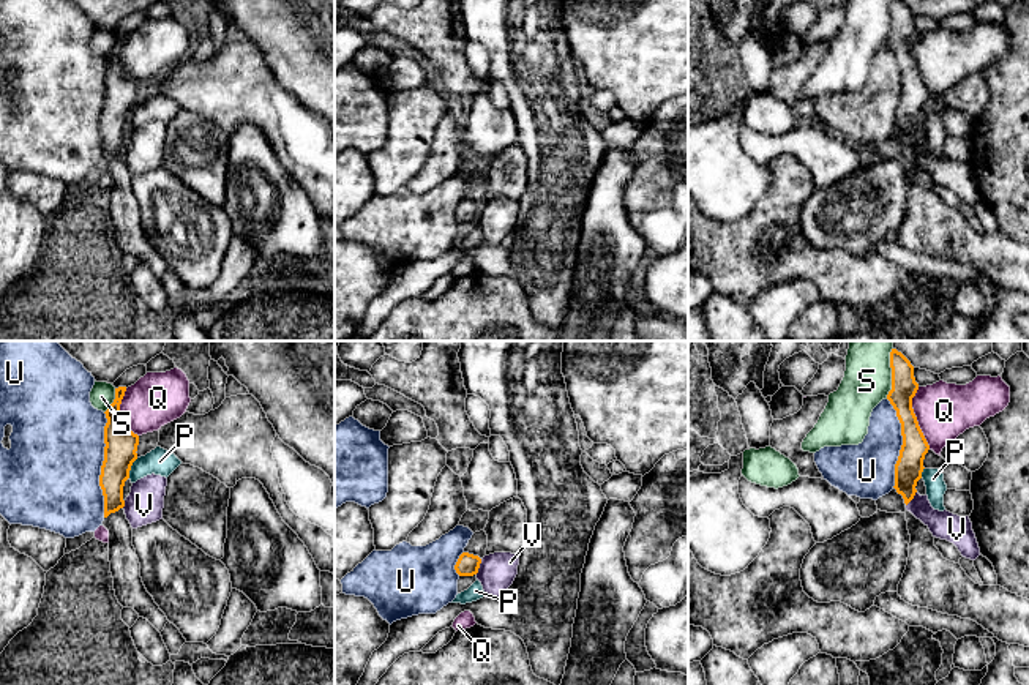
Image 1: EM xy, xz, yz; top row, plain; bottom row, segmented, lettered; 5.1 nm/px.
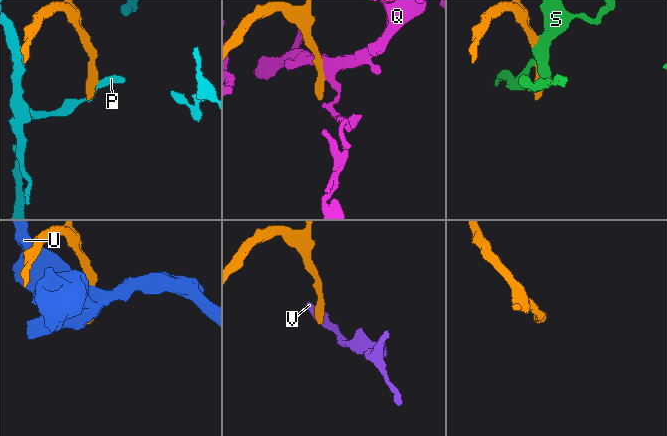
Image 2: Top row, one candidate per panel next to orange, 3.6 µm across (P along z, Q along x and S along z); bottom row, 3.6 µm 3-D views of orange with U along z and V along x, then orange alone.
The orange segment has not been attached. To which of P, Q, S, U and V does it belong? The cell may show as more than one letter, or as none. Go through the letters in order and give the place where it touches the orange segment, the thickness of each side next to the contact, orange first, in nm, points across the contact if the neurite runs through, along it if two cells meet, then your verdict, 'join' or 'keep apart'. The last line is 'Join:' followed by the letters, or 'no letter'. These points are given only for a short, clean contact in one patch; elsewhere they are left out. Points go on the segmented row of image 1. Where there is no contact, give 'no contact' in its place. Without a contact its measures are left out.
P: contact xy (130, 467); calibres 160 and 140 nm; keep apart
Q: contact yz (916, 419); calibres 140 and 280 nm; keep apart
S: contact yz (892, 373); calibres 130 and 240 nm; keep apart
U: contact xy (103, 464); calibres 160 and 480 nm; keep apart
V: contact xz (478, 567); calibres 110 and 190 nm; border xz (482, 559), (475, 573); keep apart
Join: no letter

